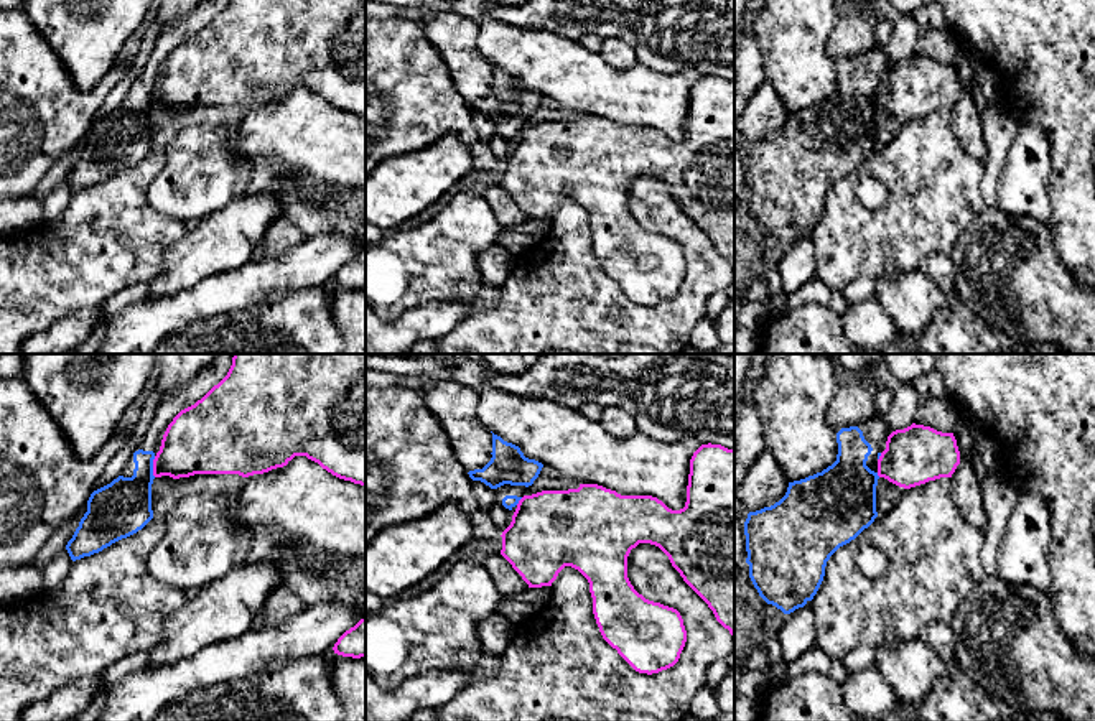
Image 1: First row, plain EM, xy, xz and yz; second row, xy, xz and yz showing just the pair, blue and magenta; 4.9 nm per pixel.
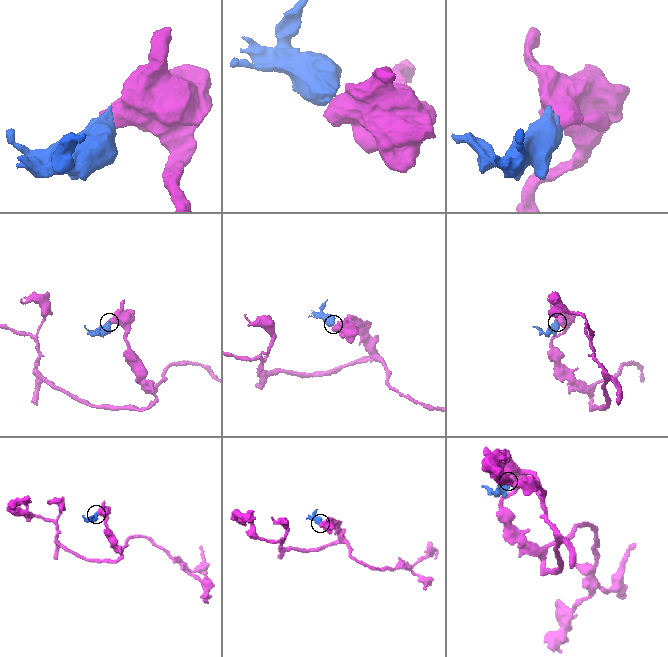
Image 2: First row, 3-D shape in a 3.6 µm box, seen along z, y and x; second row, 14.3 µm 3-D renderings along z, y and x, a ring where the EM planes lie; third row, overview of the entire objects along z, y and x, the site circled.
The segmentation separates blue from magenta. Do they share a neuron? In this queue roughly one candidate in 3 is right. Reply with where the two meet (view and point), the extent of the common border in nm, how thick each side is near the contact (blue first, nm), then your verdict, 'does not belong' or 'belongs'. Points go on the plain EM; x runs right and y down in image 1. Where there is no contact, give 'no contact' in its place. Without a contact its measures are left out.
xy (152, 97) | 100 nm | 280/320 nm | does not belong

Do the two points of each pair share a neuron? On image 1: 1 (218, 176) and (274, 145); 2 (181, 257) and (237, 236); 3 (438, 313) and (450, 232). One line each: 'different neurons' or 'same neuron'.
1: different neurons
2: same neuron
3: different neurons

